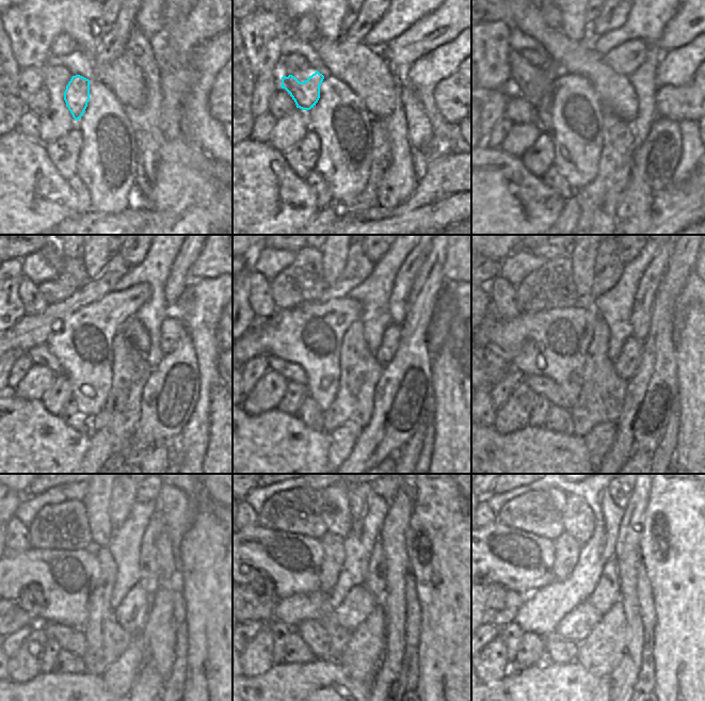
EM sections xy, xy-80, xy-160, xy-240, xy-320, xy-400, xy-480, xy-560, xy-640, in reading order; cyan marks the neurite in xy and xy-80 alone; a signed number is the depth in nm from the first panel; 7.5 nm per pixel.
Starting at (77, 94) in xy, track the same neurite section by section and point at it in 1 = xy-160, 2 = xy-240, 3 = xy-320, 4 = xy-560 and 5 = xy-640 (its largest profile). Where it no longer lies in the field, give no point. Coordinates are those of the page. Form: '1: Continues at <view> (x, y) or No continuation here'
1: Continues at xy-160 (532, 91)
2: Continues at xy-240 (31, 299)
3: Continues at xy-320 (261, 301)
4: Continues at xy-560 (254, 521)
5: Continues at xy-640 (493, 518)

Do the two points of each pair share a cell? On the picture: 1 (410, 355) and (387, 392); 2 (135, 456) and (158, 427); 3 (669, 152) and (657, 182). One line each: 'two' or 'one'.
1: one
2: one
3: one

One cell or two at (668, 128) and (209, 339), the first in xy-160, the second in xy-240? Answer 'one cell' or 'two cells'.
two cells

